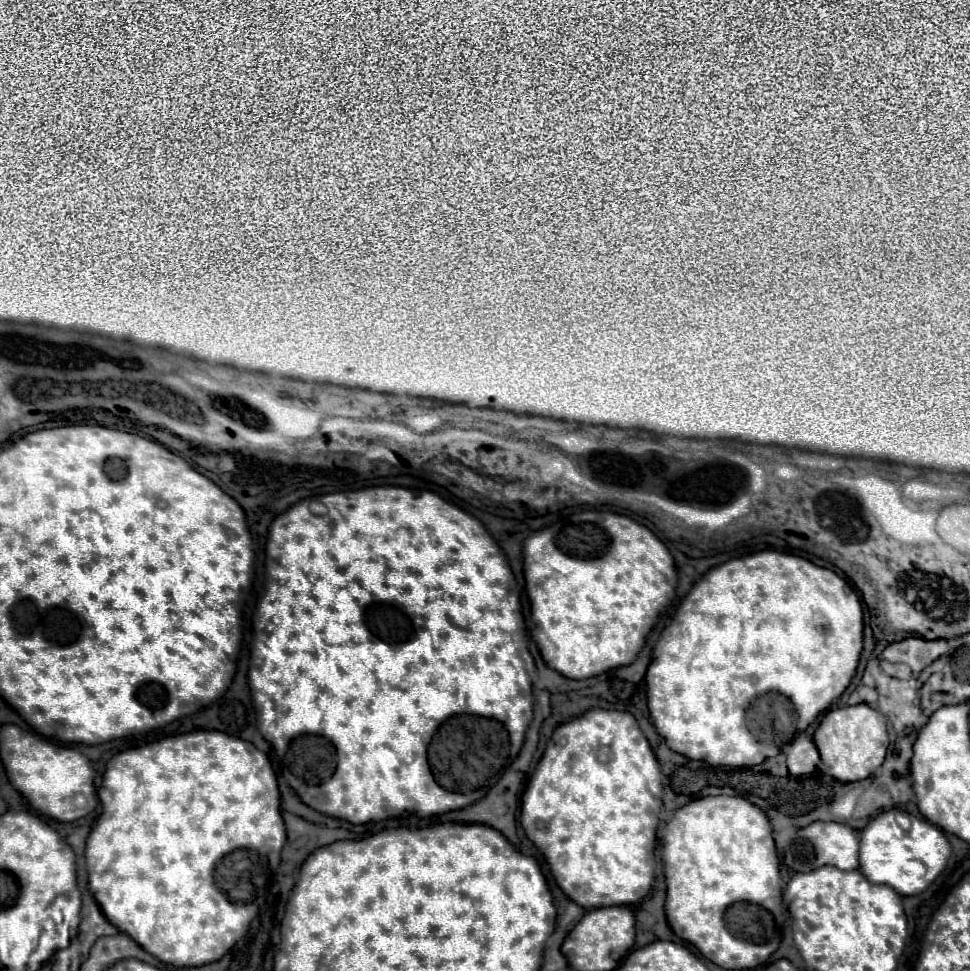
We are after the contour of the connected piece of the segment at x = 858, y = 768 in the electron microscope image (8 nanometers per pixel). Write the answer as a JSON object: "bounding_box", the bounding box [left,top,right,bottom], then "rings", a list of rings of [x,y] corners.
{"bounding_box":[813,703,889,783],"rings":[[[865,703],[827,711],[825,717],[821,719],[813,739],[819,749],[821,761],[829,769],[829,775],[841,783],[867,779],[883,763],[885,751],[889,745],[883,715]]]}

